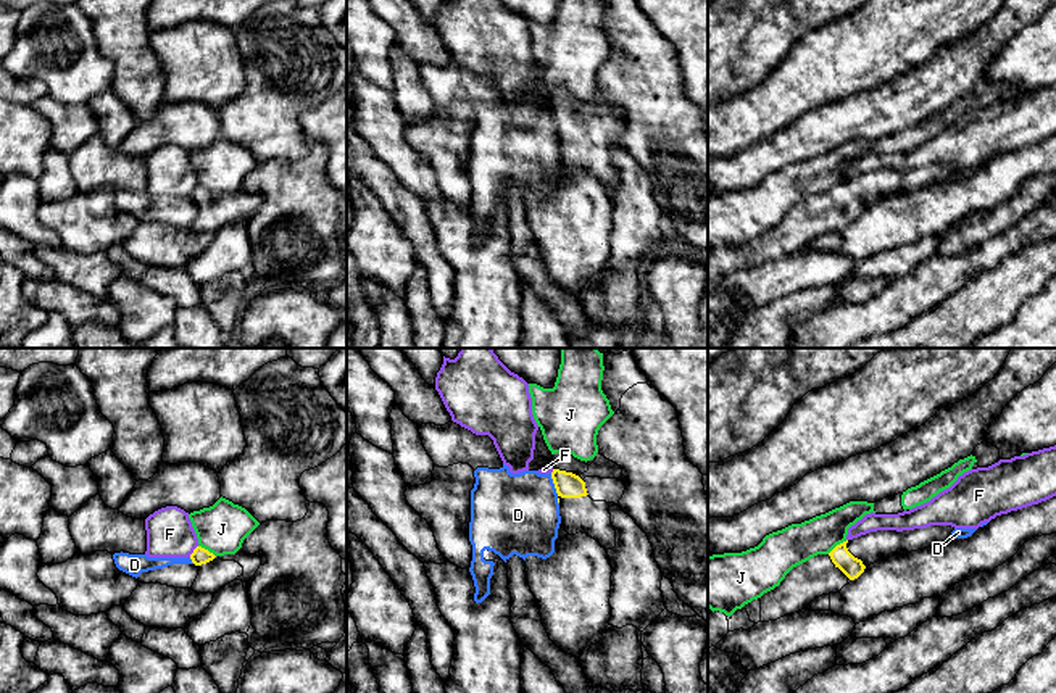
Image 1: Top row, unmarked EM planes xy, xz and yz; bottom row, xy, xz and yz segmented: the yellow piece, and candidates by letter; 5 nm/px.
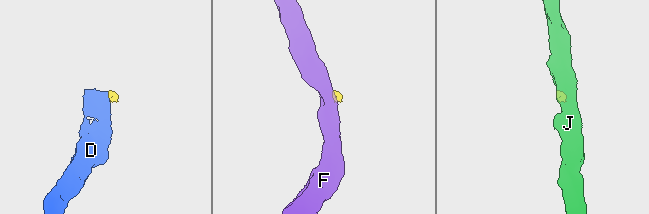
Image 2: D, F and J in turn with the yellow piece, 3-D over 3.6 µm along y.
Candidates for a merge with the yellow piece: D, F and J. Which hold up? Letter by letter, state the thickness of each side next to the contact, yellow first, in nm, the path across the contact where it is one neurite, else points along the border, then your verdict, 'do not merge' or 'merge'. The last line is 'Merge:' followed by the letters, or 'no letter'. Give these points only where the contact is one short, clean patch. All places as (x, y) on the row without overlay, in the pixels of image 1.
D: 130/400 nm | along xz (550, 112), (558, 134) | do not merge
F: 80/240 nm | along xy (197, 184), (189, 195) | do not merge
J: 100/200 nm | along yz (847, 179), (827, 192) | do not merge
Merge: no letter

